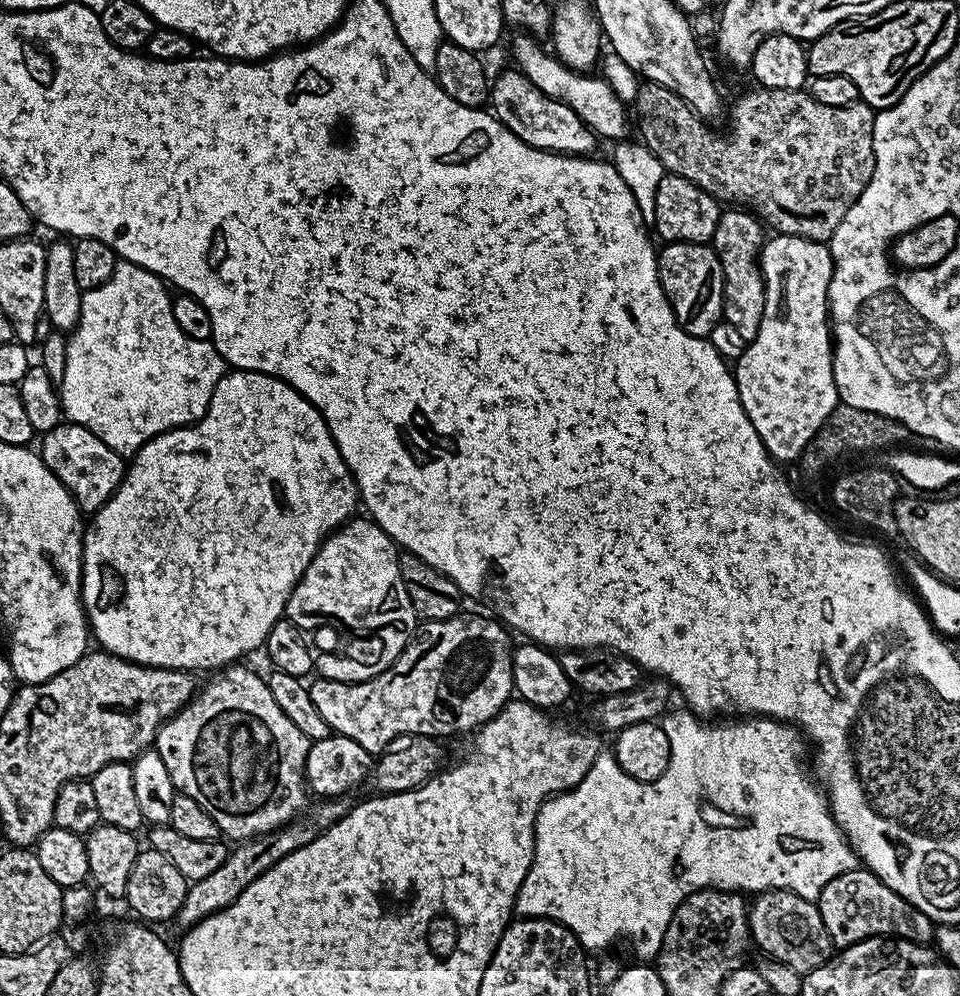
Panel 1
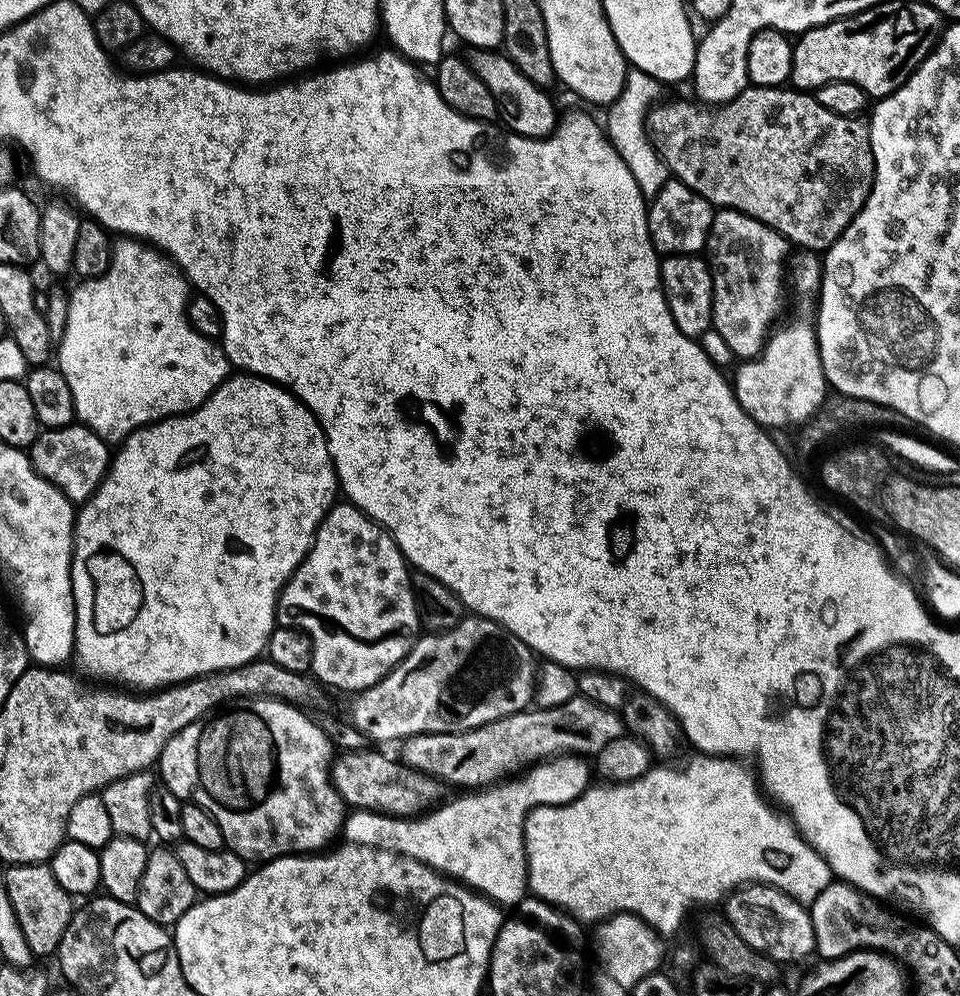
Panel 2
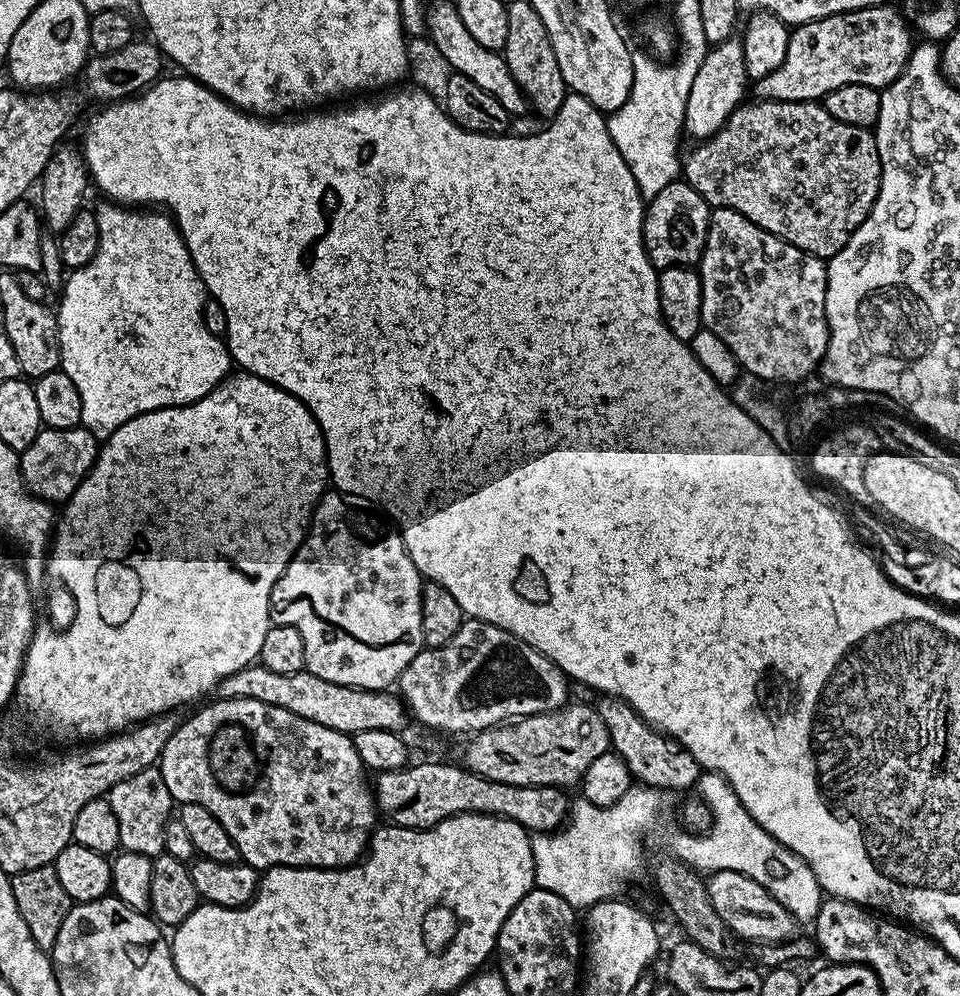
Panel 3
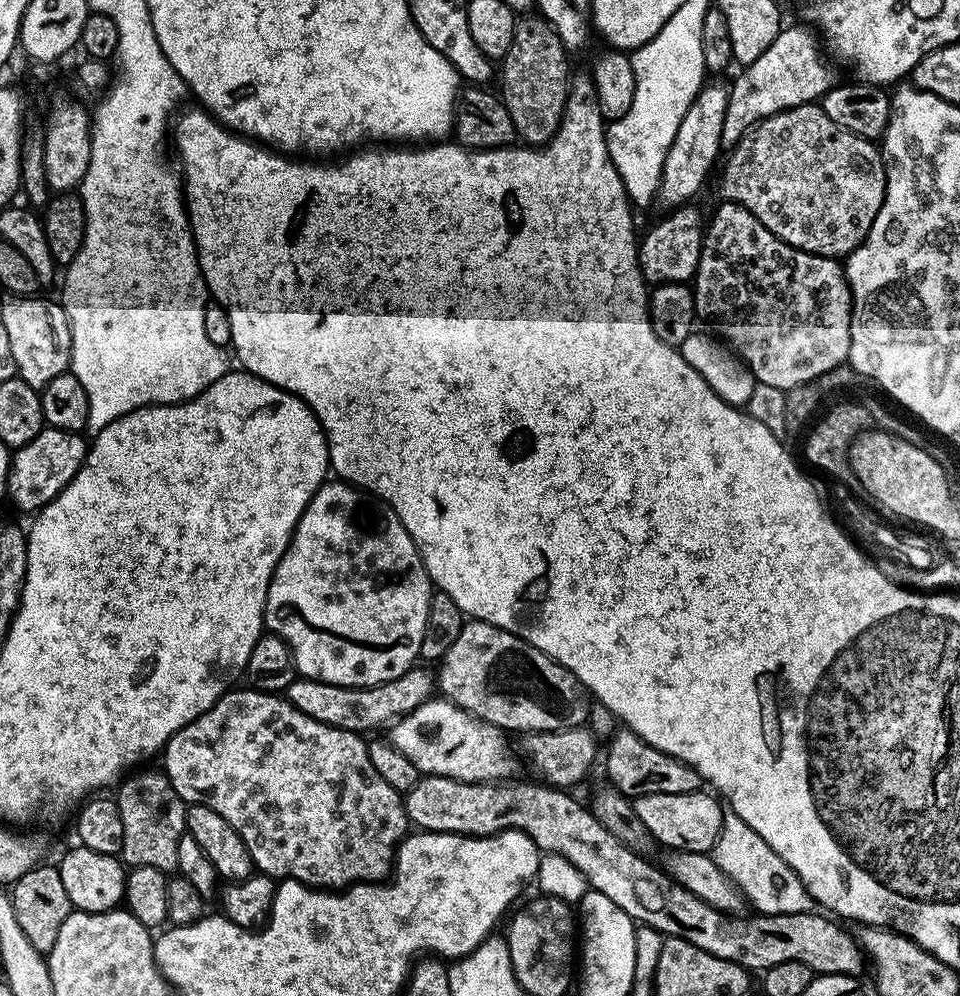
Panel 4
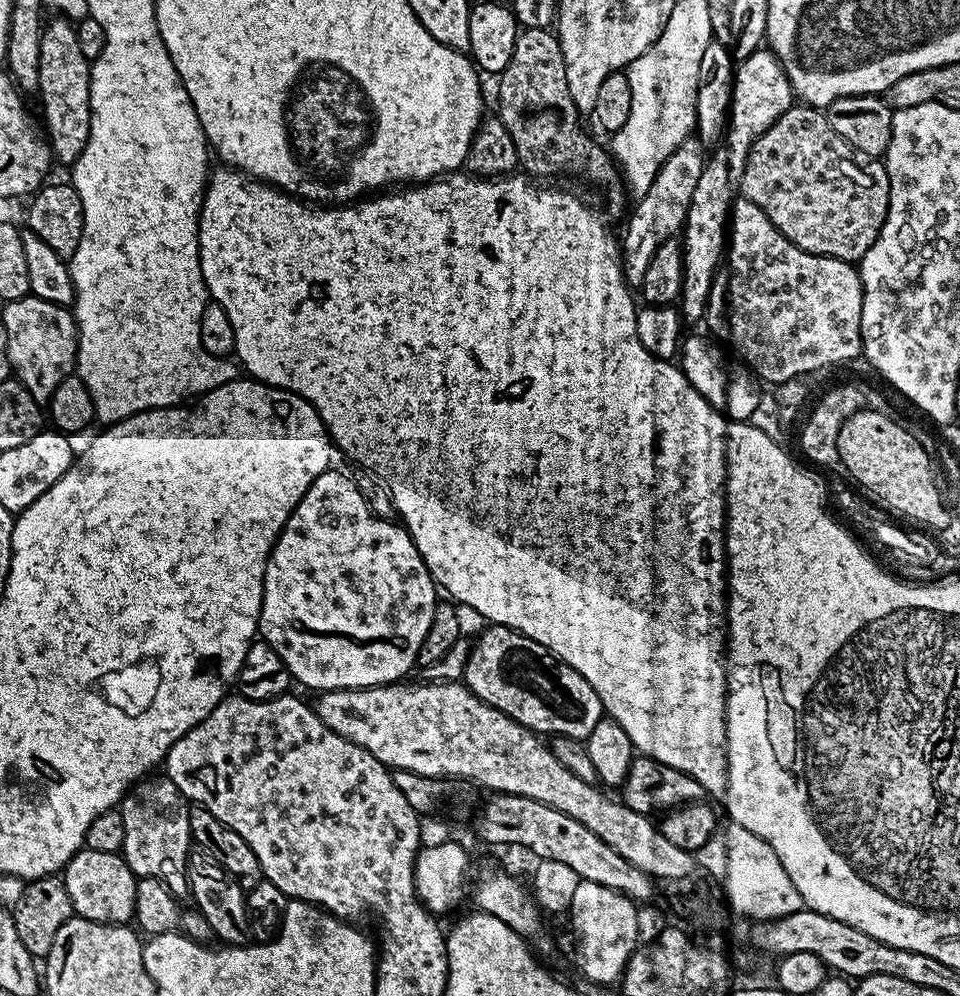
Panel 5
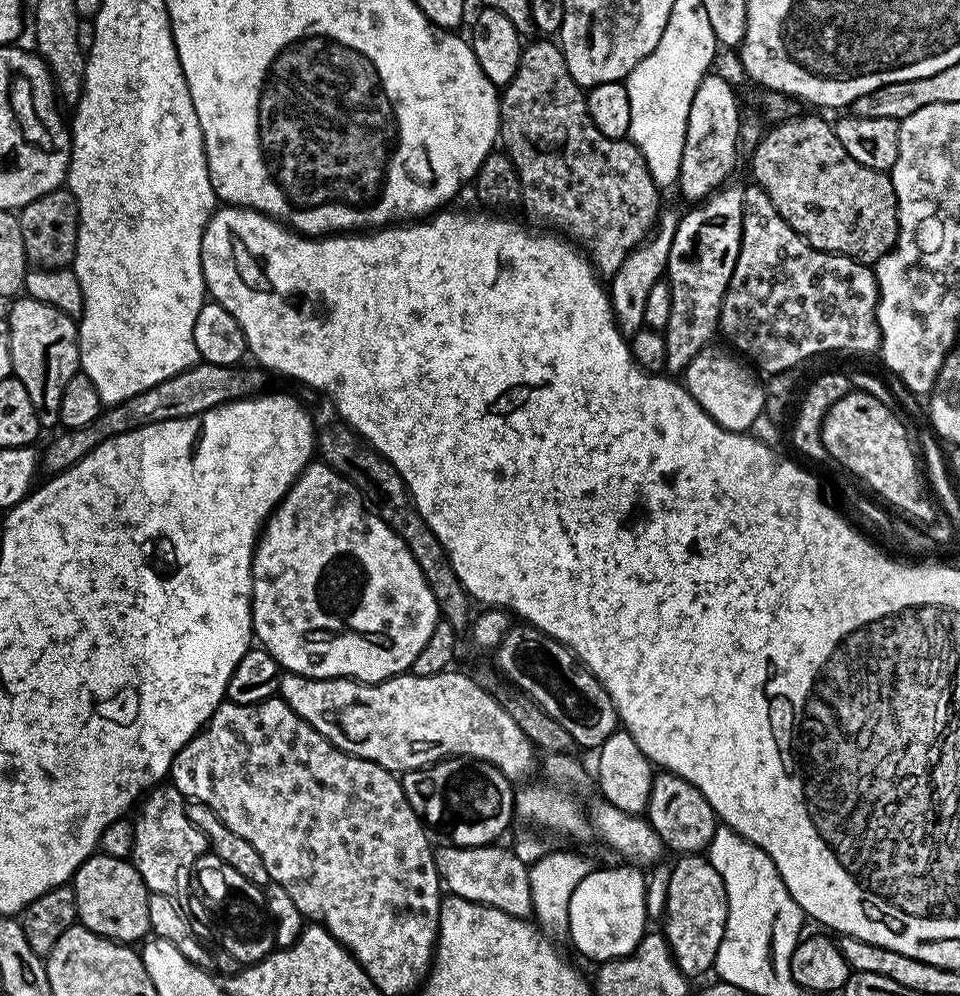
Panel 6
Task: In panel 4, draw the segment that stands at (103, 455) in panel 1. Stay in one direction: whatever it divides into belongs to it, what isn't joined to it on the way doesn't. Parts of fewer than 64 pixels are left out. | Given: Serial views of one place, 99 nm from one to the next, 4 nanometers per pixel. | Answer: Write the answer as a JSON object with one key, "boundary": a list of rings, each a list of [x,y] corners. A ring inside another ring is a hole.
{"boundary":[[[45,426],[33,440],[26,442],[26,446],[15,449],[11,453],[8,462],[8,491],[7,499],[12,499],[12,504],[20,512],[35,514],[61,492],[64,487],[78,474],[78,470],[84,464],[84,455],[88,452],[88,444],[85,437],[79,432],[67,432],[61,428],[50,428]]]}

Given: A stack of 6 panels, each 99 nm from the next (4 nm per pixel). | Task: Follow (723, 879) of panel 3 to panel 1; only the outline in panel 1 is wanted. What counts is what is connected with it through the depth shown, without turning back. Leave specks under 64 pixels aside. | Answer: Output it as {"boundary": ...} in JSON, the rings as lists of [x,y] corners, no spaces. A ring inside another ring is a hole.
{"boundary":[[[787,890],[761,892],[748,909],[748,930],[753,945],[761,948],[765,957],[786,962],[802,974],[822,966],[833,955],[832,939],[822,926],[822,914],[815,903]]]}

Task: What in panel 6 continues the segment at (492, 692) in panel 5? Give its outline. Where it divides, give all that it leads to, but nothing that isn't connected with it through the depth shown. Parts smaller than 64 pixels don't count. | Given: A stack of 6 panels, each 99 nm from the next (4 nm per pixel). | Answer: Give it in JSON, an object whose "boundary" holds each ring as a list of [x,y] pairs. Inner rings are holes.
{"boundary":[[[517,623],[509,628],[494,653],[498,667],[504,671],[505,681],[511,682],[532,699],[554,722],[559,722],[576,740],[581,749],[600,749],[604,742],[618,730],[616,707],[606,694],[602,682],[585,668],[576,655],[564,644],[550,638],[531,624]]]}

